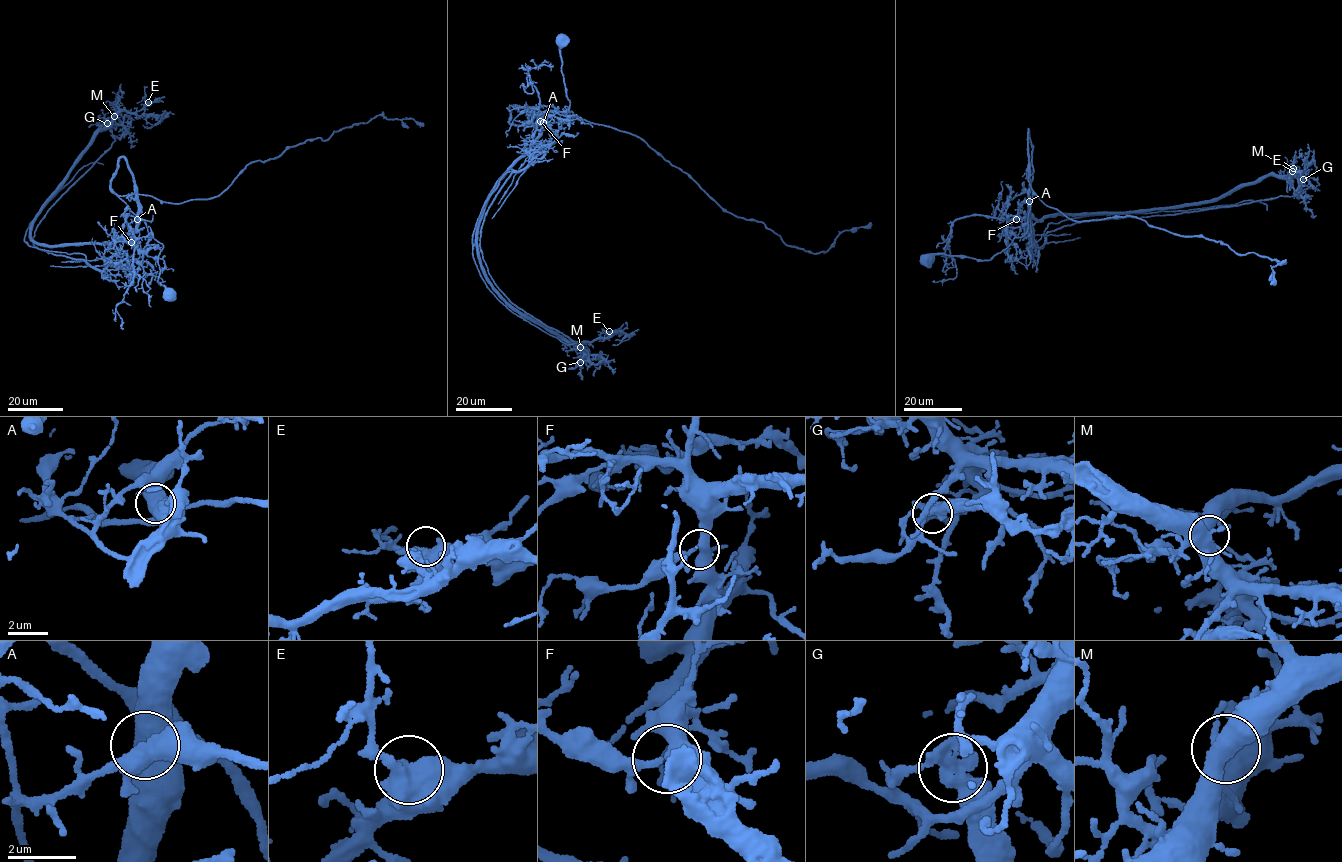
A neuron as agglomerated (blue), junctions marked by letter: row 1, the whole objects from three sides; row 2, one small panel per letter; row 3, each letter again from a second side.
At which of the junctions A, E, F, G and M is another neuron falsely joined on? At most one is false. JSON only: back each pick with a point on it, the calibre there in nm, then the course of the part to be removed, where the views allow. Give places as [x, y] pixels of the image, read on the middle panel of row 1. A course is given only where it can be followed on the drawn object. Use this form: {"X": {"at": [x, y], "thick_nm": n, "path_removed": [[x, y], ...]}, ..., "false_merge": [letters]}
{"G": {"at": [580, 362], "thick_nm": 420, "path_removed": [[580, 362], [583, 346], [520, 309], [483, 258], [512, 169], [478, 219], [474, 263], [514, 313], [576, 343]]}, "false_merge": ["G"]}

